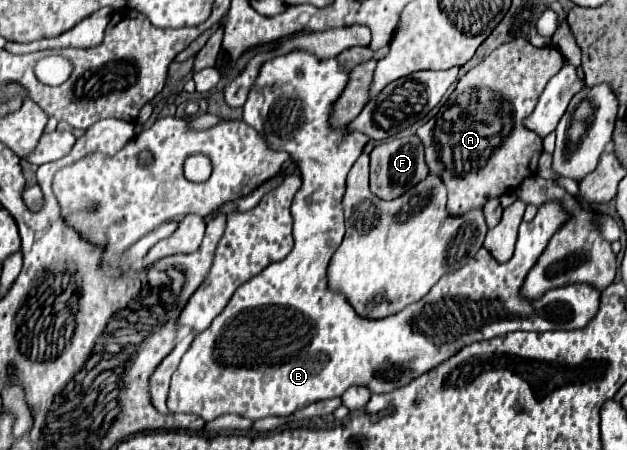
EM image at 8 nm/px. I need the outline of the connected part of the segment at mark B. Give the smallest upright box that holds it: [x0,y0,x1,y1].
[168,52,600,422]

